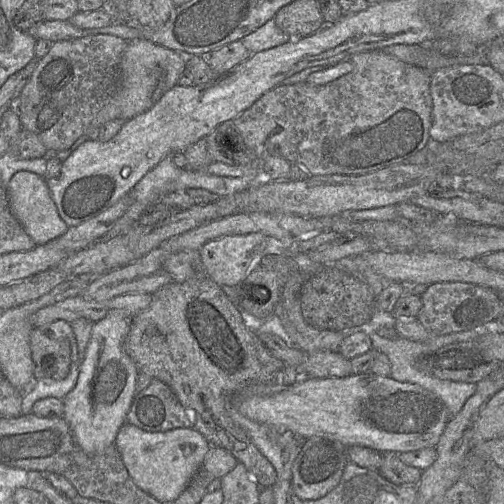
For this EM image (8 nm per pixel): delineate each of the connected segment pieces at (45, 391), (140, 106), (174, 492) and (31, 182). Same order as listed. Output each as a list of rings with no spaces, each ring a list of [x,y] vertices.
[[[74,336],[70,337],[69,343],[71,348],[71,365],[68,375],[60,380],[53,378],[37,379],[33,389],[30,392],[24,392],[21,405],[21,415],[30,414],[36,401],[48,397],[63,399],[66,394],[74,388],[81,362]]]
[[[142,37],[129,41],[120,63],[118,87],[87,130],[90,139],[97,139],[99,129],[105,123],[115,119],[131,119],[153,107],[168,90],[178,84],[186,69],[186,61],[180,52]]]
[[[125,423],[114,441],[133,482],[161,502],[176,499],[192,480],[210,449],[208,441],[194,428],[147,432]]]
[[[19,171],[9,181],[7,191],[13,215],[36,245],[53,241],[68,230],[69,227],[57,211],[45,177],[30,171]]]

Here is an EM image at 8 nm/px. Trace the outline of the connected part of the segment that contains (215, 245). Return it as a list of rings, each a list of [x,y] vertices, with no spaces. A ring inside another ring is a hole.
[[[262,233],[223,235],[206,242],[199,250],[207,276],[219,286],[239,284],[253,269],[268,247],[268,236]]]

